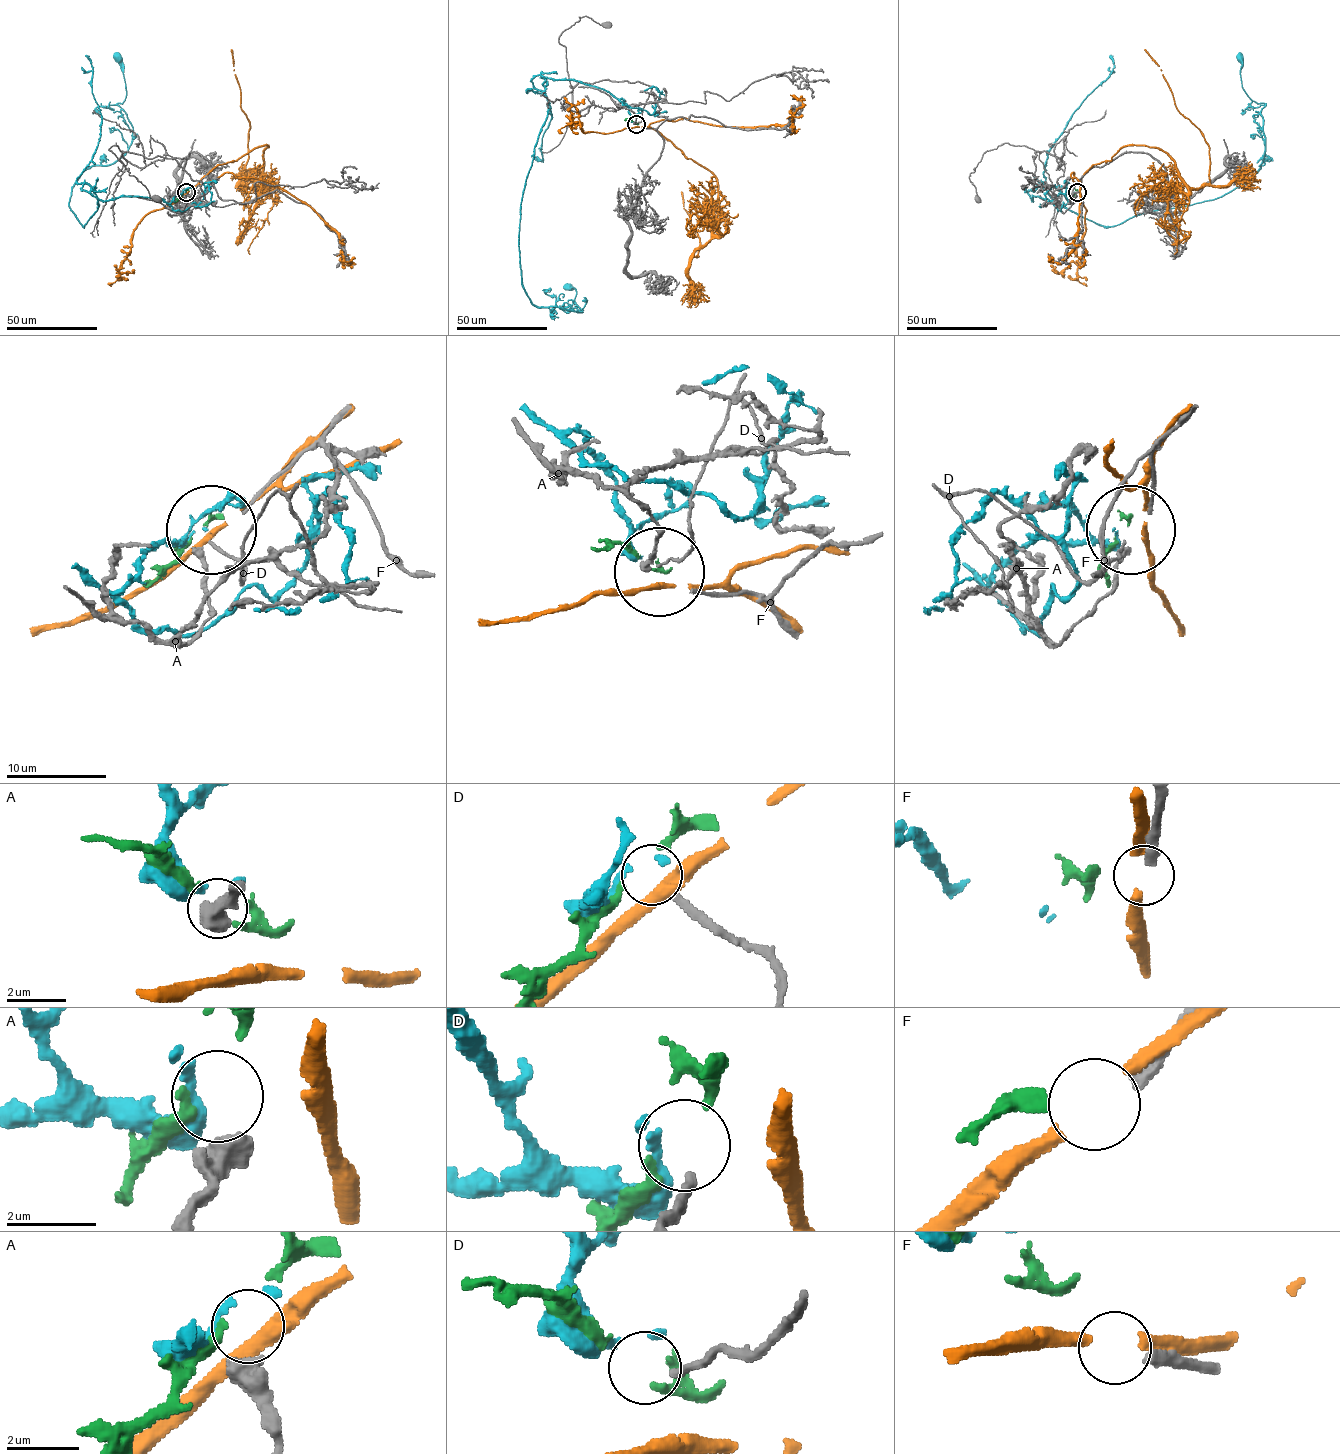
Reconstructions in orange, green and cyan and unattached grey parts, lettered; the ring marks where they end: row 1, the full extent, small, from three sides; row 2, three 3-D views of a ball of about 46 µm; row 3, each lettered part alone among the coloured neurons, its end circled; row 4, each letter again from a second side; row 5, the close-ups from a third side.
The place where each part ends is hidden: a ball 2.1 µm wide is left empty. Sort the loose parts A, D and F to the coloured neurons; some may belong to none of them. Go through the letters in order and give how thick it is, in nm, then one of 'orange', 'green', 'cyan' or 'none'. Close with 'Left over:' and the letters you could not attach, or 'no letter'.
A: 500 nm | none
D: 240 nm | none
F: 280 nm | none
Left over: A, D, F

